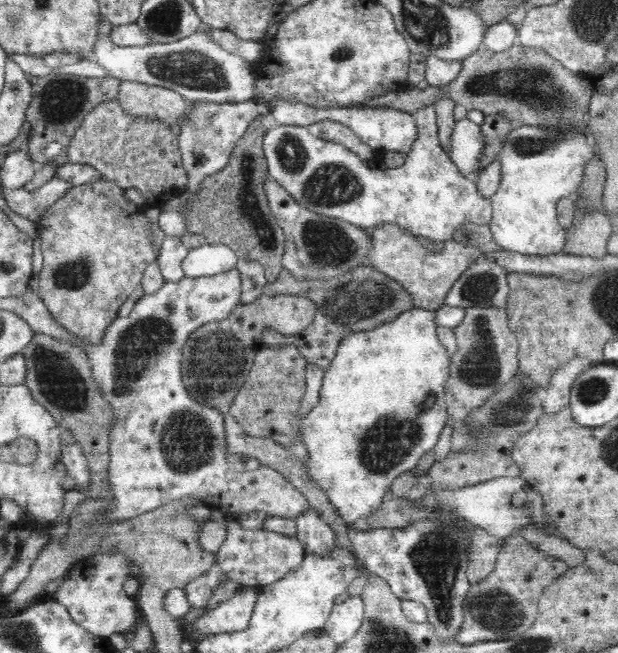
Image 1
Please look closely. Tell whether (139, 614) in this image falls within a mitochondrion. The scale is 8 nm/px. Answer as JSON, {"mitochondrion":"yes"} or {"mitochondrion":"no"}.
{"mitochondrion":"no"}

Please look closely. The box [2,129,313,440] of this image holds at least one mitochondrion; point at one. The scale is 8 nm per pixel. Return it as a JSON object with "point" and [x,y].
{"point":[213,363]}

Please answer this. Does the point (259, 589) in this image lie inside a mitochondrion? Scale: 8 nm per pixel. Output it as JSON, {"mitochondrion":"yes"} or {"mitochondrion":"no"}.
{"mitochondrion":"no"}

